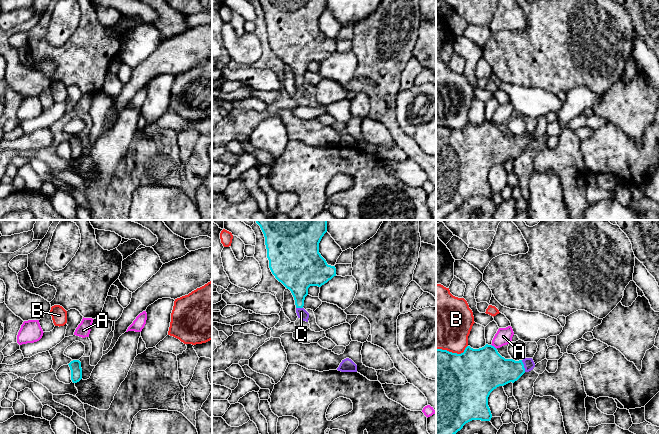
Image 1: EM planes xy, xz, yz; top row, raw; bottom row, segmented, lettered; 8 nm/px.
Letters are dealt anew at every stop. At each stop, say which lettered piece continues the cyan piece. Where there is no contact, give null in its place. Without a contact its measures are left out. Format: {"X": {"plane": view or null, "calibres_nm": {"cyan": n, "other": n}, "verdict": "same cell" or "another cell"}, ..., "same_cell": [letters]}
{"A": {"plane": "yz", "calibres_nm": {"cyan": 380, "other": 130}, "verdict": "another cell"}, "B": {"plane": "yz", "calibres_nm": {"cyan": 500, "other": 420}, "verdict": "another cell"}, "C": {"plane": "yz", "calibres_nm": {"cyan": 260, "other": 90}, "verdict": "same cell"}, "same_cell": ["C"]}

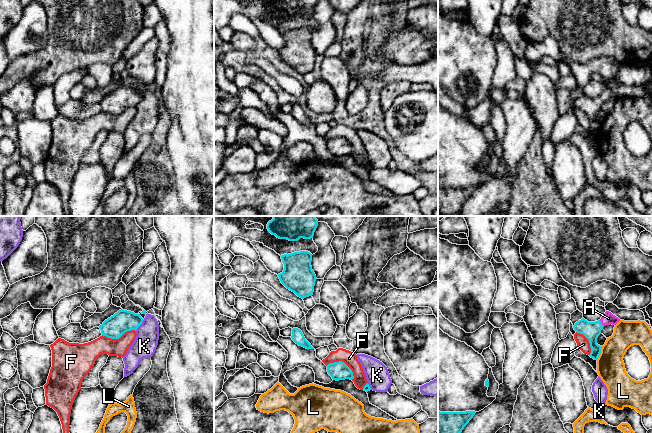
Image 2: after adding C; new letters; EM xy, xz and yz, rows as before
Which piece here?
{"A": {"plane": "yz", "calibres_nm": {"cyan": 140, "other": 100}, "verdict": "same cell"}, "F": {"plane": "xz", "calibres_nm": {"cyan": 140, "other": 110}, "verdict": "another cell"}, "K": {"plane": "xy", "calibres_nm": {"cyan": 180, "other": 190}, "verdict": "another cell"}, "L": {"plane": "yz", "calibres_nm": {"cyan": 140, "other": 220}, "verdict": "another cell"}, "same_cell": ["A"]}

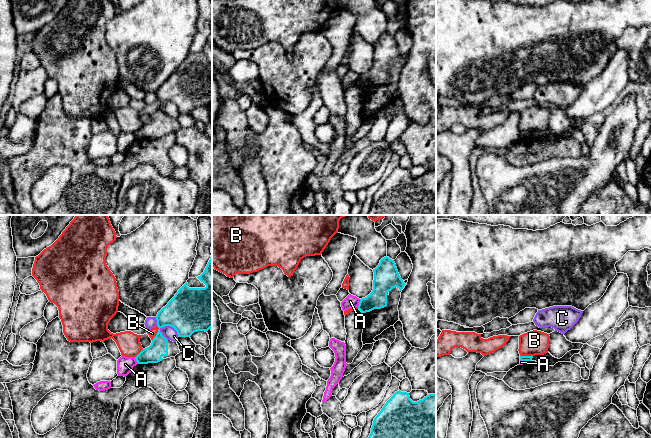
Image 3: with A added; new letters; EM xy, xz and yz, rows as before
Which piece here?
{"A": {"plane": "xz", "calibres_nm": {"cyan": 160, "other": 100}, "verdict": "another cell"}, "B": {"plane": "xy", "calibres_nm": {"cyan": 260, "other": 70}, "verdict": "another cell"}, "C": {"plane": "xy", "calibres_nm": {"cyan": 360, "other": 100}, "verdict": "another cell"}, "same_cell": []}

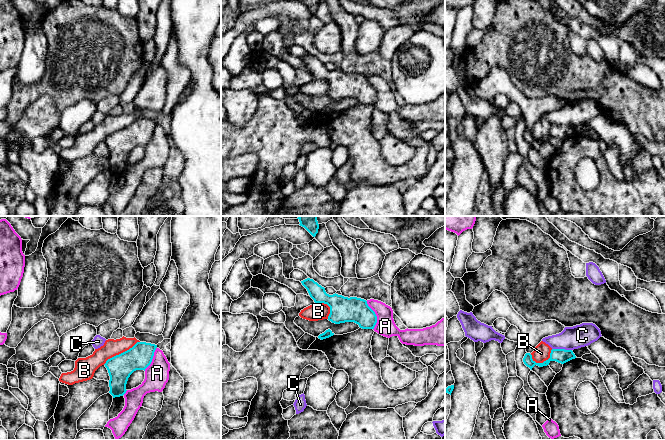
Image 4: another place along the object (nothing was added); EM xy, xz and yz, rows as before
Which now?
{"A": {"plane": "xz", "calibres_nm": {"cyan": 200, "other": 160}, "verdict": "another cell"}, "B": {"plane": "xy", "calibres_nm": {"cyan": 200, "other": 140}, "verdict": "another cell"}, "C": {"plane": "yz", "calibres_nm": {"cyan": 120, "other": 180}, "verdict": "another cell"}, "same_cell": []}

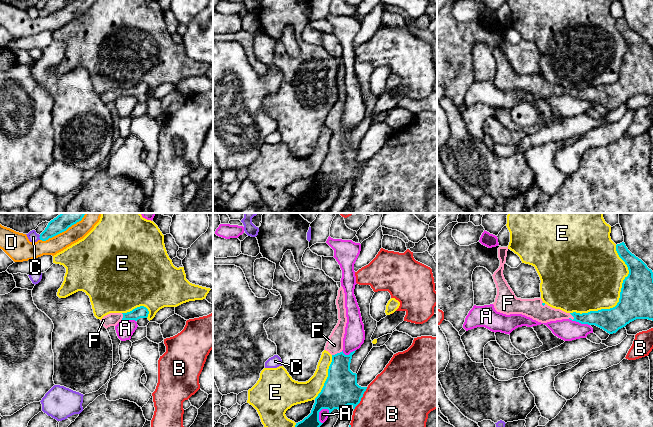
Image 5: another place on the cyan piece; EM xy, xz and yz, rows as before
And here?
{"A": {"plane": "xz", "calibres_nm": {"cyan": 260, "other": 80}, "verdict": "another cell"}, "B": {"plane": "xz", "calibres_nm": {"cyan": 280, "other": 440}, "verdict": "another cell"}, "C": {"plane": "xy", "calibres_nm": {"cyan": 140, "other": 90}, "verdict": "another cell"}, "D": {"plane": "xy", "calibres_nm": {"cyan": 170, "other": 140}, "verdict": "another cell"}, "E": {"plane": "yz", "calibres_nm": {"cyan": 280, "other": 460}, "verdict": "another cell"}, "F": {"plane": "yz", "calibres_nm": {"cyan": 160, "other": 140}, "verdict": "same cell"}, "same_cell": ["F"]}

